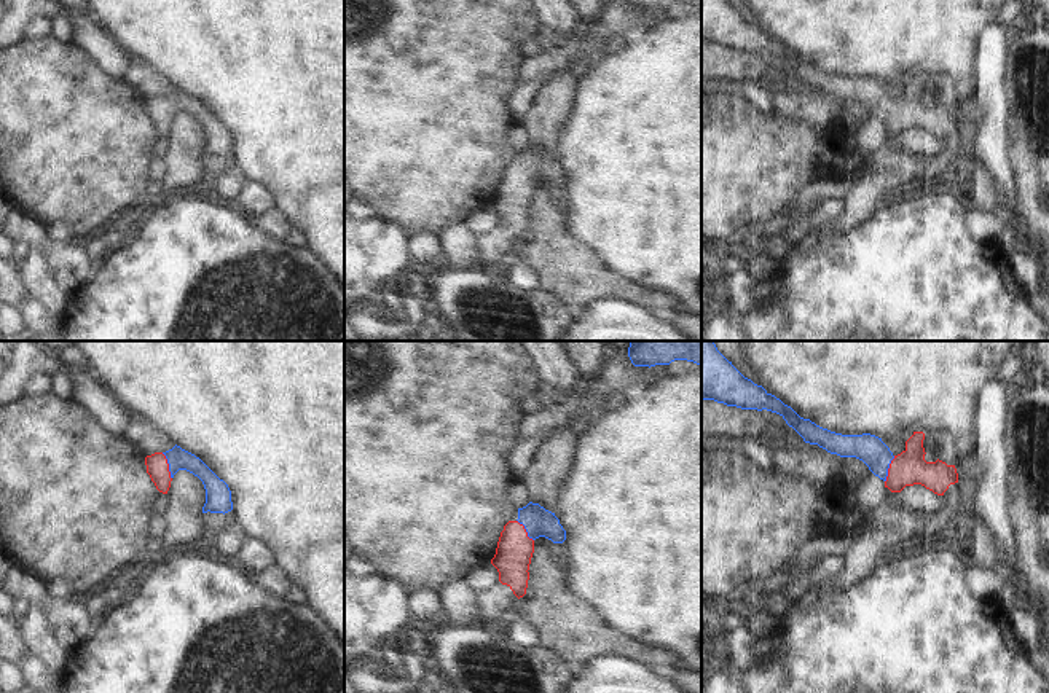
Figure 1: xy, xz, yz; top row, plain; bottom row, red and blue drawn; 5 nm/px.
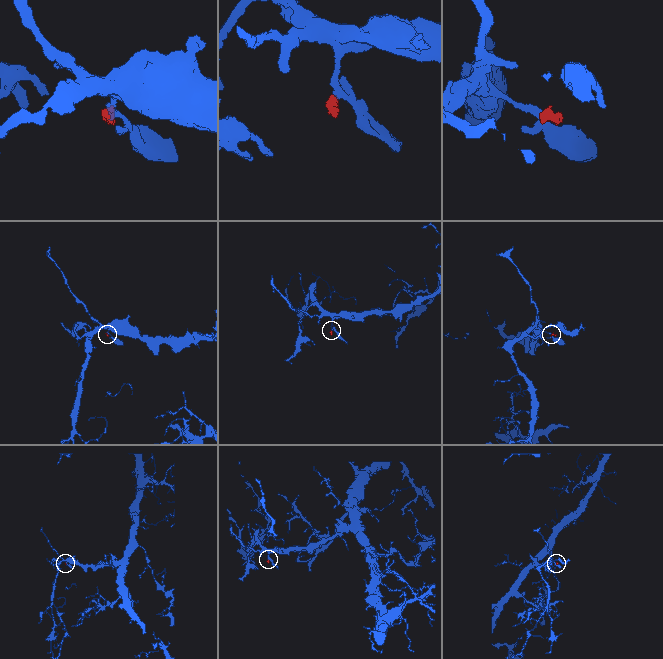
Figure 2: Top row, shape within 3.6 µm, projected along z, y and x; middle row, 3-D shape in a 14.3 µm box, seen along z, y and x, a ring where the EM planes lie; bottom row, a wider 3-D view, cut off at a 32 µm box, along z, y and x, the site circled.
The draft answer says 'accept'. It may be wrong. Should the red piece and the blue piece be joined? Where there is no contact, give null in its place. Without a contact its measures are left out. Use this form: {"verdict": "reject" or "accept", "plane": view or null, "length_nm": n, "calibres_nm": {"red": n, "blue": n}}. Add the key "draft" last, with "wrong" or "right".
{"verdict": "accept", "plane": "xy", "length_nm": 140, "calibres_nm": {"red": 110, "blue": 110}, "draft": "right"}

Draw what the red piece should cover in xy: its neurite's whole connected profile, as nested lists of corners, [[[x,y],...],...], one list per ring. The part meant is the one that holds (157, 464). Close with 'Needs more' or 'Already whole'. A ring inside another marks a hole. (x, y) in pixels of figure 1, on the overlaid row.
[[[174,446],[166,452],[155,452],[145,457],[147,473],[156,489],[167,494],[171,481],[179,470],[187,470],[198,476],[206,489],[202,513],[228,513],[233,510],[231,491],[199,457]]]. Needs more.

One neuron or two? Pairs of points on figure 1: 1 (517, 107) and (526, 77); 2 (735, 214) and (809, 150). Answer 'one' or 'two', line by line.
1: one
2: one

